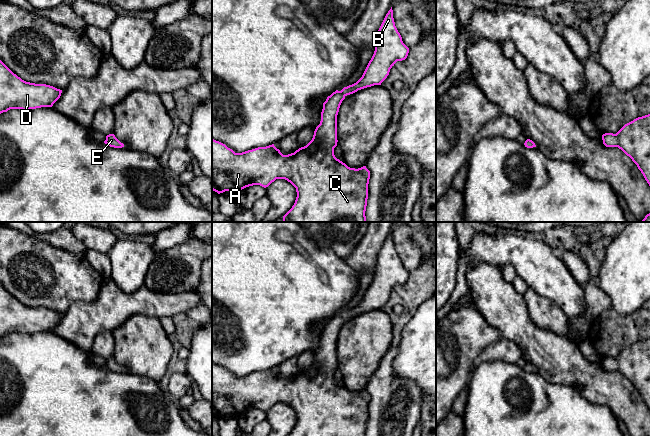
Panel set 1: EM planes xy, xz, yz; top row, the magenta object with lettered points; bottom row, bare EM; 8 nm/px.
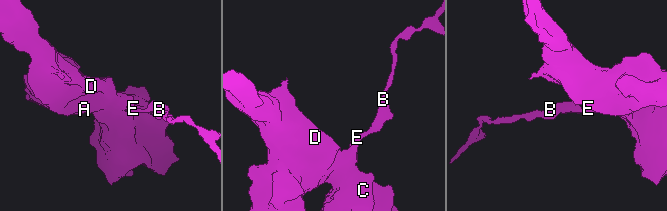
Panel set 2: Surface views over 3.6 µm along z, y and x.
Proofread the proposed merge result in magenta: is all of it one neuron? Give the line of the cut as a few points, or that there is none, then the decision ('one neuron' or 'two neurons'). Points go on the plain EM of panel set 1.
cut none; one neuron

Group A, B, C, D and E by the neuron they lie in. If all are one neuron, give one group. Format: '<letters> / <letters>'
A B C D E

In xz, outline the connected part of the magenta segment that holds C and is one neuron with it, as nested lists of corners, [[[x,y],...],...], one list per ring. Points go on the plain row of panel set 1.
[[[391,231],[378,254],[374,278],[362,301],[356,307],[341,315],[336,314],[327,321],[323,327],[320,348],[316,351],[312,364],[294,377],[283,379],[274,368],[235,377],[225,368],[212,363],[212,414],[220,418],[225,415],[239,416],[253,409],[266,412],[276,403],[285,403],[297,416],[295,427],[288,436],[365,436],[370,395],[366,390],[350,392],[335,381],[334,372],[338,366],[337,339],[347,319],[381,309],[394,288],[405,284],[408,277],[409,272],[403,267],[395,250]]]

